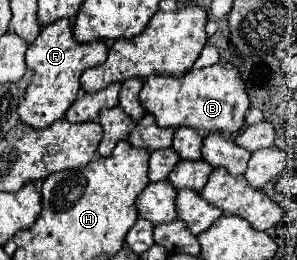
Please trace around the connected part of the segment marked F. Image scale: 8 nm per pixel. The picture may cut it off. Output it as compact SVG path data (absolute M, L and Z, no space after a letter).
M69 19L55 21L41 29L39 37L33 45L27 49L25 65L27 71L19 83L23 83L23 101L19 101L17 113L21 123L33 127L33 129L45 129L51 123L65 117L67 109L75 101L75 95L79 91L79 77L85 69L97 67L107 57L107 45L105 41L93 41L93 43L77 43L73 37L73 29Z

